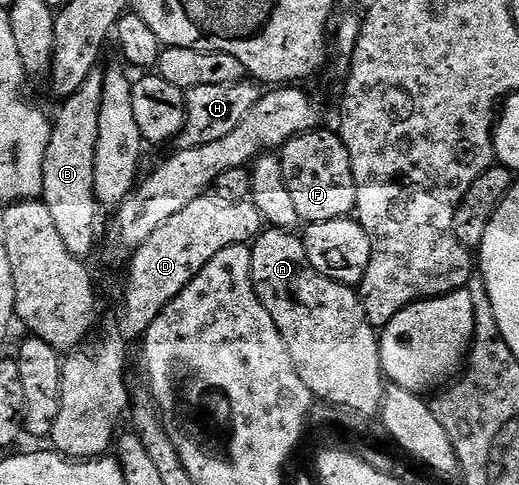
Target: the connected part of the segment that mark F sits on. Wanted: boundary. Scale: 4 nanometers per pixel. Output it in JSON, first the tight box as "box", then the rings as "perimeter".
{"box":[280,129,357,223],"perimeter":[[[318,129],[297,135],[280,148],[281,172],[301,223],[350,218],[357,210],[355,177],[351,173],[351,157],[336,130]]]}

